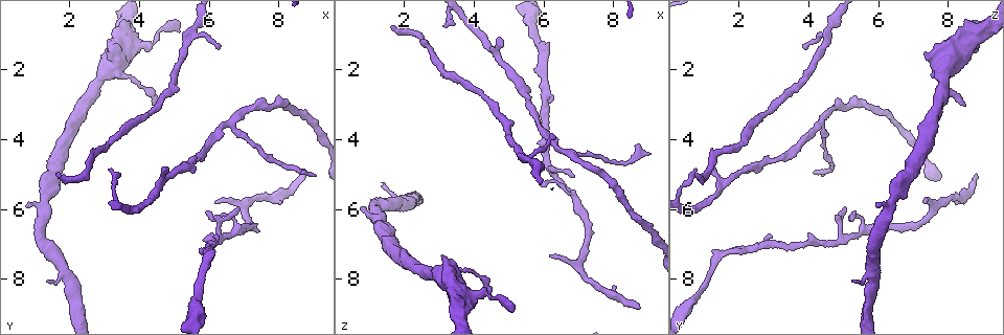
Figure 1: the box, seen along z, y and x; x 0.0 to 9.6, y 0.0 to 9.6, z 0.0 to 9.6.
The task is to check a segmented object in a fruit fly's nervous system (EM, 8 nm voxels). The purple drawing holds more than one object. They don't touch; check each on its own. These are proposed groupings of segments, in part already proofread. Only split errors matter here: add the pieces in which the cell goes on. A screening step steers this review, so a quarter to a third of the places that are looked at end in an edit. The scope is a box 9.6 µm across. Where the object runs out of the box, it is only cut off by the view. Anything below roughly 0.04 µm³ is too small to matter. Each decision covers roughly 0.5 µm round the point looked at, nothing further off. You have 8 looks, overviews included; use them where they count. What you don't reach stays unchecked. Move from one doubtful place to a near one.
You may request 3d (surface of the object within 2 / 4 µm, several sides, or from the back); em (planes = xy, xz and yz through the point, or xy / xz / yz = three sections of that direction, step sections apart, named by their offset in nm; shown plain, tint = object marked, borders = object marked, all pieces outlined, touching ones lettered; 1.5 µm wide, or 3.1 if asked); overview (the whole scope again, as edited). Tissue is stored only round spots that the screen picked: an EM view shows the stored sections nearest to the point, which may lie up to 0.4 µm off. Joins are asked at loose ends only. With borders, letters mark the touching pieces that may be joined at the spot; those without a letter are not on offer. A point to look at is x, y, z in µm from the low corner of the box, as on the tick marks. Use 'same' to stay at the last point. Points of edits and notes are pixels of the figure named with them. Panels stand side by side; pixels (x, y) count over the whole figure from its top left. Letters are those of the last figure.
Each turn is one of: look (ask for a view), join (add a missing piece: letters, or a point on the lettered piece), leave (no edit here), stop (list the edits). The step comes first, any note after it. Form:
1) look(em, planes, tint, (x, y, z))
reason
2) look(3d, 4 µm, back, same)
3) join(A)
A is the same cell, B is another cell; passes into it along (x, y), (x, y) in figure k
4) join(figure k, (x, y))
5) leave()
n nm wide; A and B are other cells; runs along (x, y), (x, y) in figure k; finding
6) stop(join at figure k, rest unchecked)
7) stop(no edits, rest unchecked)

look(em, planes, plain, (8.80, 5.05, 8.85))
an open end

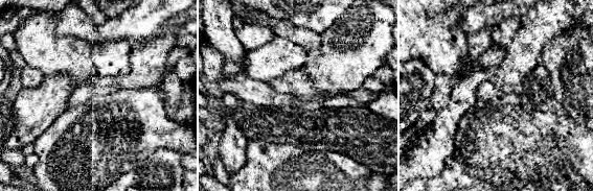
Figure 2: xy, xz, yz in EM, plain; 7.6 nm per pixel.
look(em, planes, borders, same)
see the neighbours

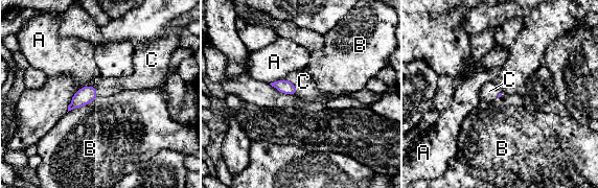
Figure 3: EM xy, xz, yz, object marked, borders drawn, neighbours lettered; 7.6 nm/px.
join(C)
C is the same cell, A and B are other cells; it goes on there

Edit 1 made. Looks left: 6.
look(3d, 2 µm, (9.05, 5.05, 4.35))
end of a long branch

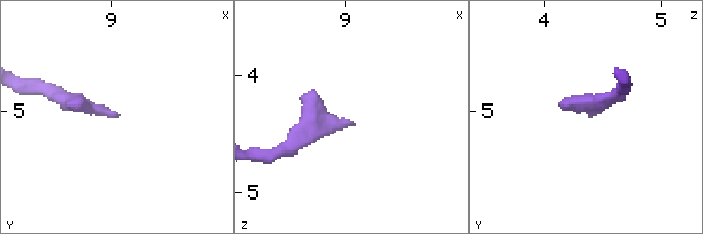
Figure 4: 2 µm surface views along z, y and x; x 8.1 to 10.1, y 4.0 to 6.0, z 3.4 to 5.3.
look(em, yz, step 8, tint, (9.06, 5.02, 4.38))

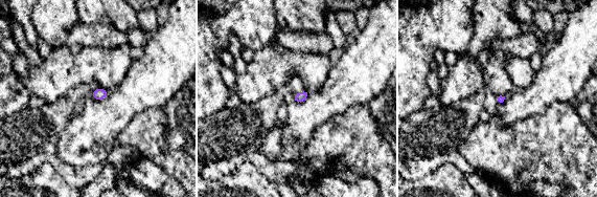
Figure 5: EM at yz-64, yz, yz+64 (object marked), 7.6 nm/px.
look(em, planes, borders, same)

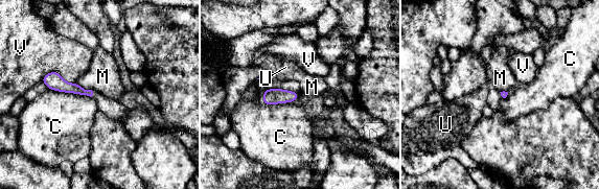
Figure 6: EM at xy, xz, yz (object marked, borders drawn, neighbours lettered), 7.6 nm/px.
leave()
C, M, U and V are other cells; border along (76, 81), (84, 88), (92, 91) in figure 6; no lettered piece goes on from it

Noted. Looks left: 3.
look(overview)

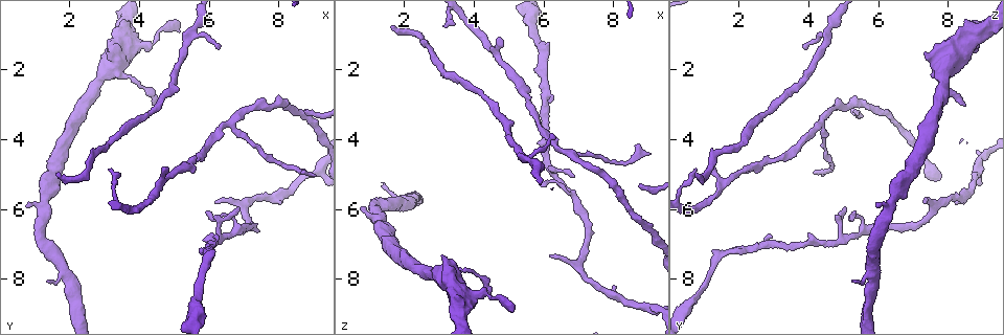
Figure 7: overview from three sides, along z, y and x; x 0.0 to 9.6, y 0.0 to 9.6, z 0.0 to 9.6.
look(em, planes, tint, (4.75, 4.75, 1.10))
tapers out

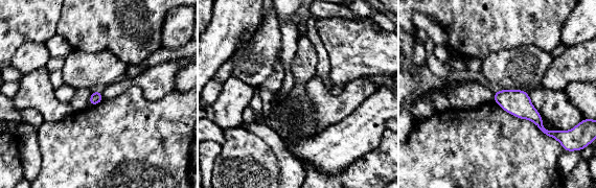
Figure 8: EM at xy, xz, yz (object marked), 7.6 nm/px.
look(em, planes, borders, same)
see the neighbours

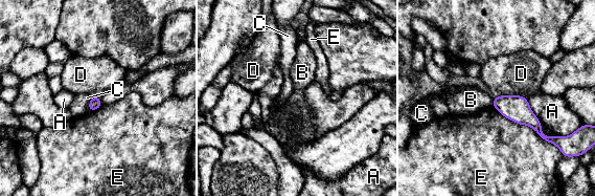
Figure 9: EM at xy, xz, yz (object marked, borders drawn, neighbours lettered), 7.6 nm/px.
leave()
A, B, C, D and E are other cells; no lettered piece goes on from it

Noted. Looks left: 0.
stop(join at figure 3, rest unchecked)

